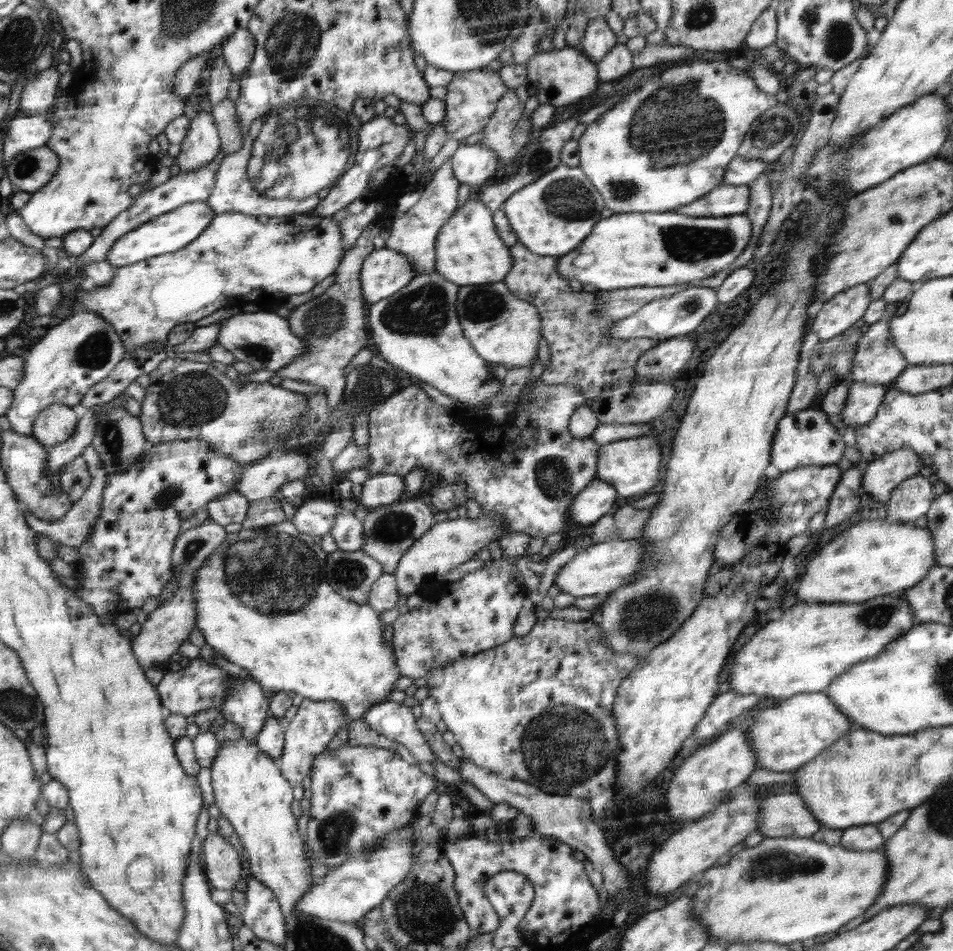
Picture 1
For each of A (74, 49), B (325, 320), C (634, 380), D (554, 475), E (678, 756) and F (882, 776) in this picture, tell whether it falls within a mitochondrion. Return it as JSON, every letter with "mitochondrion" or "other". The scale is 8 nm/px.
{"A":"other","B":"mitochondrion","C":"other","D":"mitochondrion","E":"other","F":"other"}

